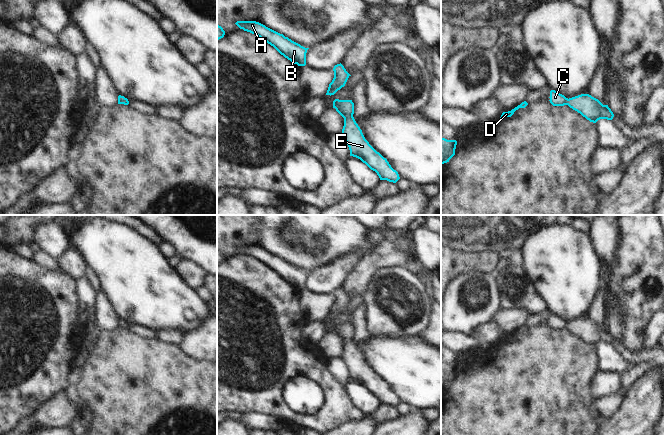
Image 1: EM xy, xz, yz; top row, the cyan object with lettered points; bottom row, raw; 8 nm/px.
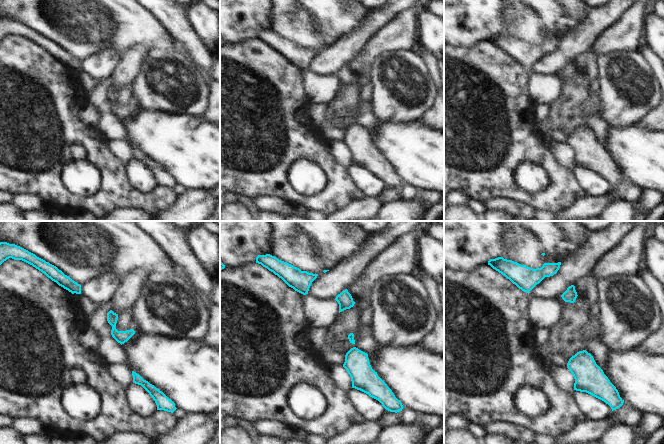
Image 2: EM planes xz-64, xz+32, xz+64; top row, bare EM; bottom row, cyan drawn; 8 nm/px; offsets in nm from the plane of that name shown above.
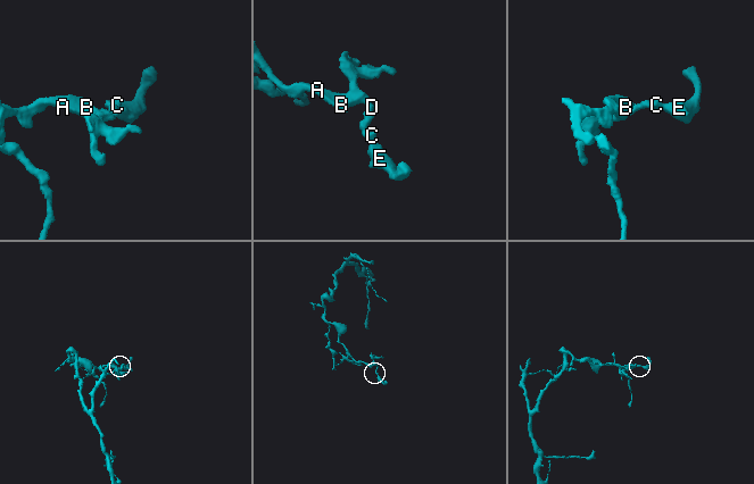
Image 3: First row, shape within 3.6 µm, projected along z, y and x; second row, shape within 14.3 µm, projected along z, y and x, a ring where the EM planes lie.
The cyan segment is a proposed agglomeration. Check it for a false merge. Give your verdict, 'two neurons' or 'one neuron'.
one neuron

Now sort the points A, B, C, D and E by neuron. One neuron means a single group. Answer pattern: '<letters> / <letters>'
A B C D E

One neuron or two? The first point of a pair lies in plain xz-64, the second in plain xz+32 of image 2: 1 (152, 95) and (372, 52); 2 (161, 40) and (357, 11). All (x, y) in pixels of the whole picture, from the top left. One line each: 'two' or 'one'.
1: two
2: one

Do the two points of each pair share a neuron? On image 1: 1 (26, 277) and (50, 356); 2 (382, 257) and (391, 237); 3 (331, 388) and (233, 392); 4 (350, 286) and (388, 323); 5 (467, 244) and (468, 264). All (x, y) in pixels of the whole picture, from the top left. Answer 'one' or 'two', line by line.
1: one
2: two
3: one
4: two
5: two

